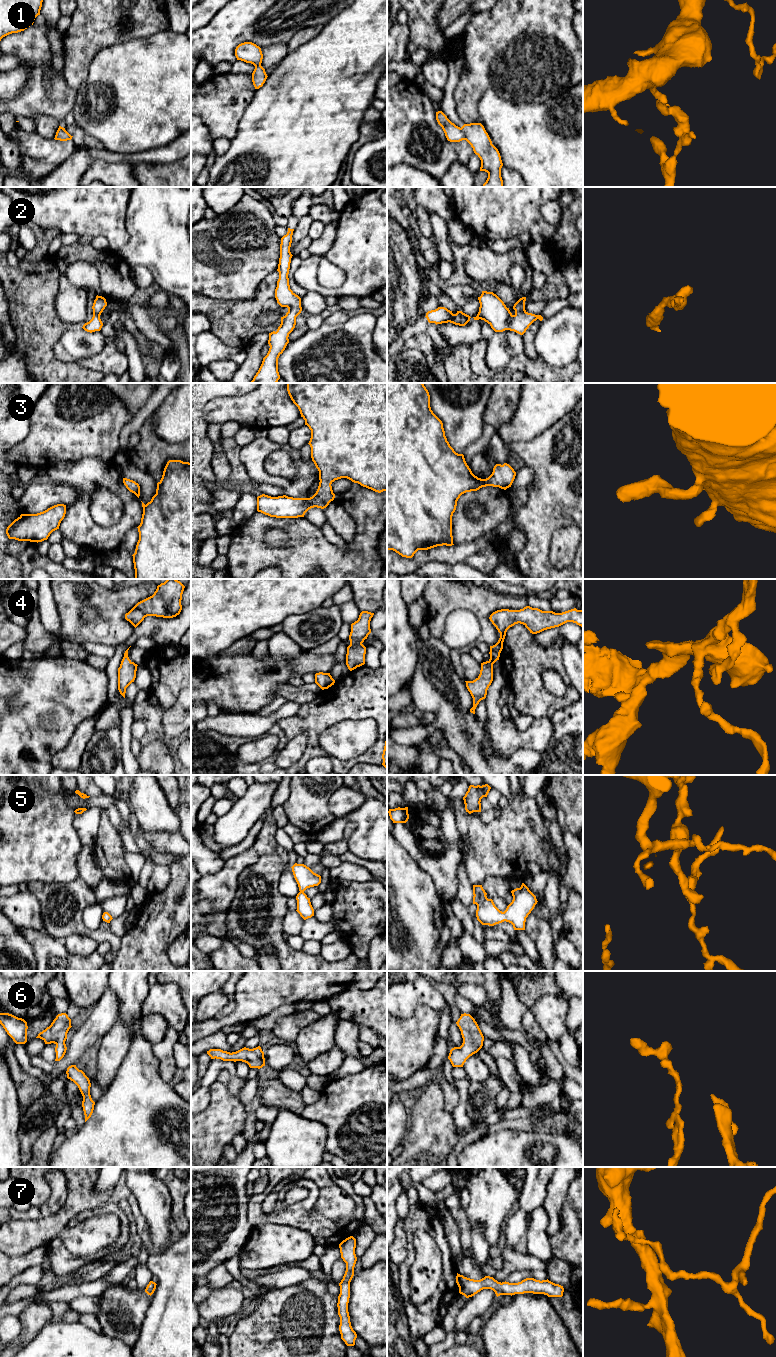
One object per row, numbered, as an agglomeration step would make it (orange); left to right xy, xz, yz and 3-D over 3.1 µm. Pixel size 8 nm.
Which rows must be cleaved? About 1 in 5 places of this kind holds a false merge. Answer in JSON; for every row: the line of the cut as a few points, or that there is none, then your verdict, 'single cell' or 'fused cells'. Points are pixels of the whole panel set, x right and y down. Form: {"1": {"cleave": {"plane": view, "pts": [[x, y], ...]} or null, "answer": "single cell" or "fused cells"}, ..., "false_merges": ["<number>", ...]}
{"1": {"cleave": {"plane": "yz", "pts": [[461, 127], [465, 139]]}, "answer": "fused cells"}, "2": {"cleave": null, "answer": "single cell"}, "3": {"cleave": null, "answer": "single cell"}, "4": {"cleave": null, "answer": "single cell"}, "5": {"cleave": null, "answer": "single cell"}, "6": {"cleave": null, "answer": "single cell"}, "7": {"cleave": null, "answer": "single cell"}, "false_merges": ["1"]}

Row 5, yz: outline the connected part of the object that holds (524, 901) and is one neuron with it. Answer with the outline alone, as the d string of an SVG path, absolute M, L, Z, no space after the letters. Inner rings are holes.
M522 883L520 888L516 888L511 891L513 900L507 906L504 912L500 911L494 904L492 899L487 898L487 893L483 889L482 885L473 885L473 904L477 905L476 917L482 925L494 926L504 921L513 925L514 930L525 930L525 922L528 915L534 909L537 904L536 896L529 890L529 888Z

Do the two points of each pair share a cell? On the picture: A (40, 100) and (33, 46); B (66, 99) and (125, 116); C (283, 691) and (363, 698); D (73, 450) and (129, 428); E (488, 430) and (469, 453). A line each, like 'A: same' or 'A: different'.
A: same
B: different
C: different
D: different
E: same

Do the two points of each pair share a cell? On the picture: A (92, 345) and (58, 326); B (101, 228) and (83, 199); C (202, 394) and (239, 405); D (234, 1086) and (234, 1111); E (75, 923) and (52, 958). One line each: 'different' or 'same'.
A: different
B: same
C: different
D: different
E: different

